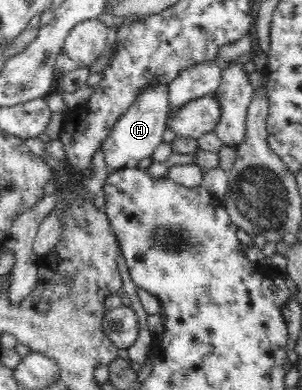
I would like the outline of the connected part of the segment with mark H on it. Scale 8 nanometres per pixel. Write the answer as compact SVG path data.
M151 83L143 87L135 102L121 118L117 119L113 130L102 142L104 161L110 170L116 171L123 167L134 165L138 160L150 158L155 148L163 142L163 132L167 126L169 114L169 87L167 83Z

